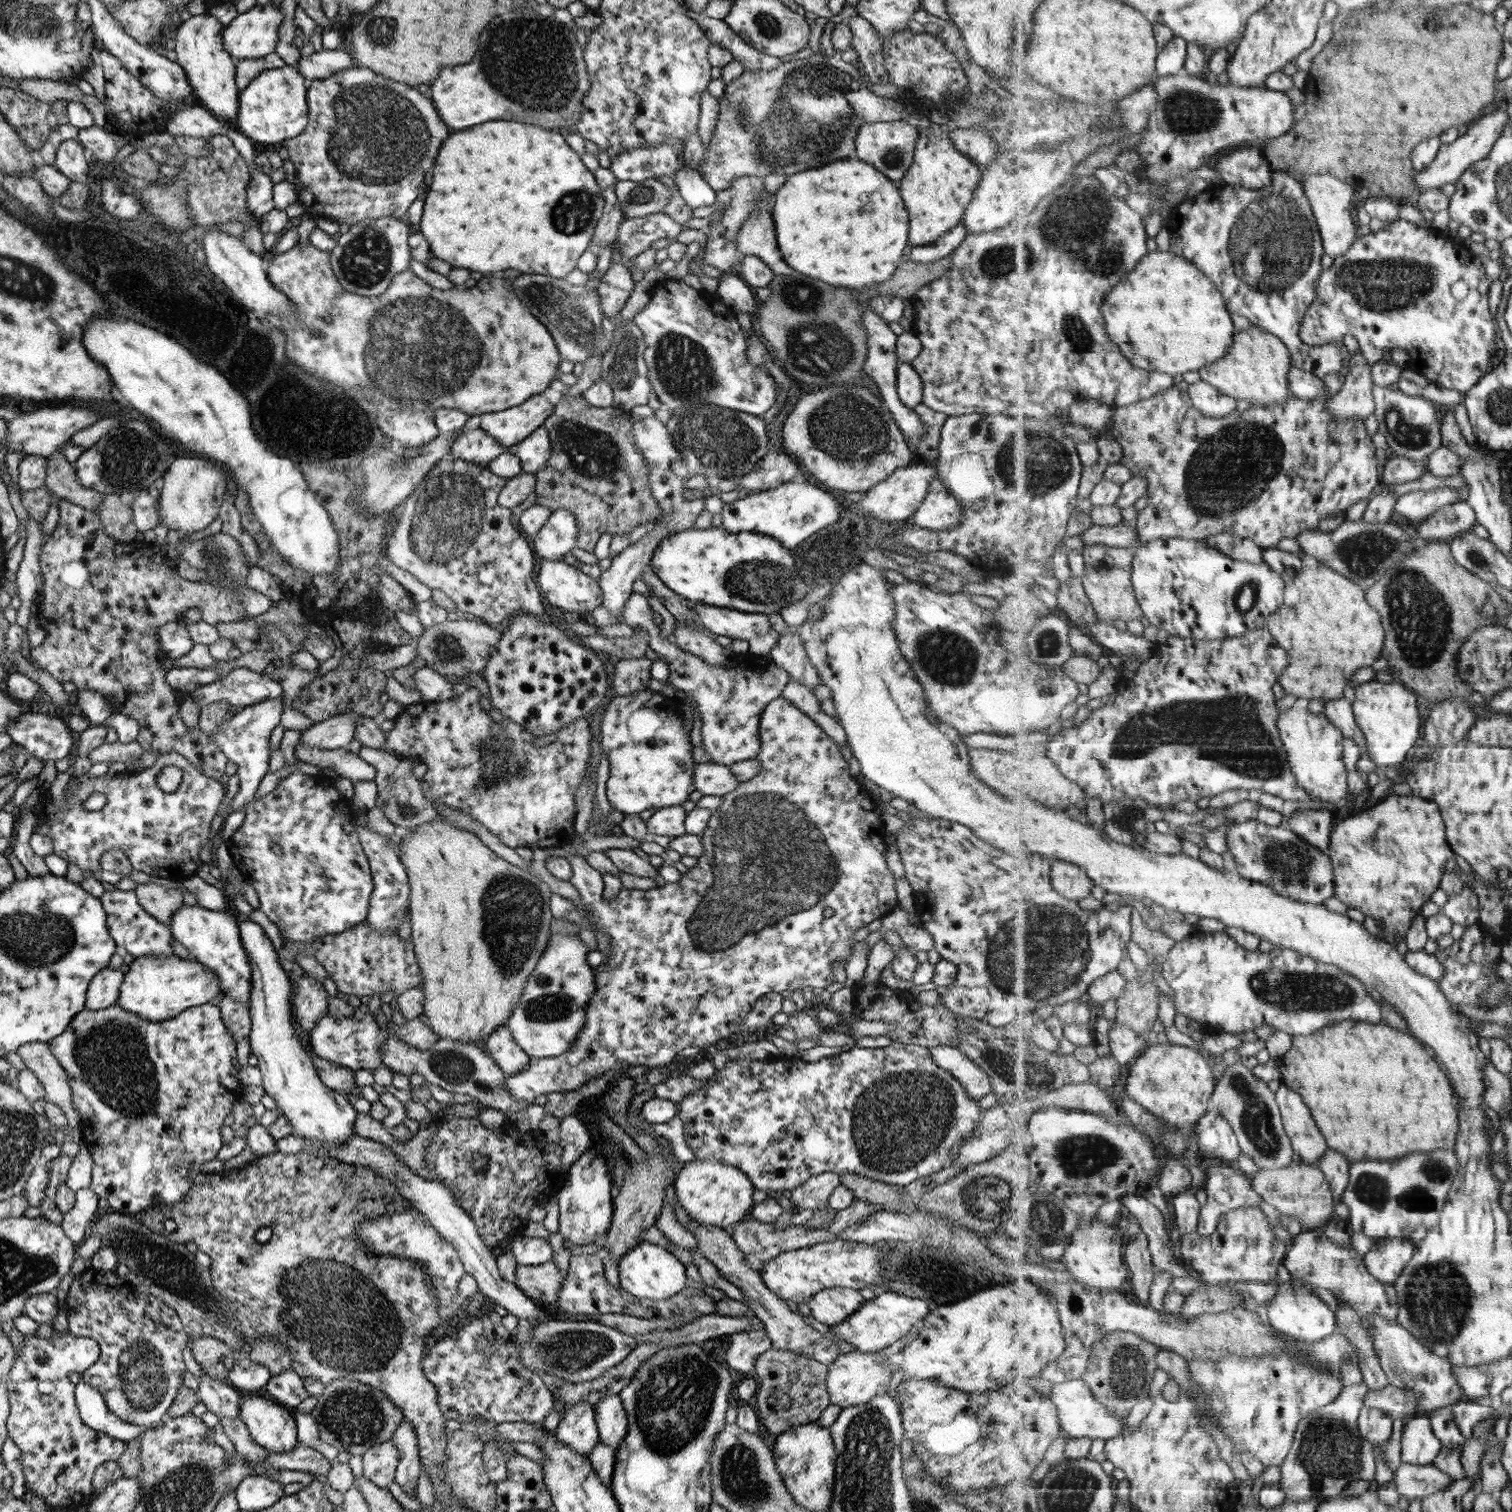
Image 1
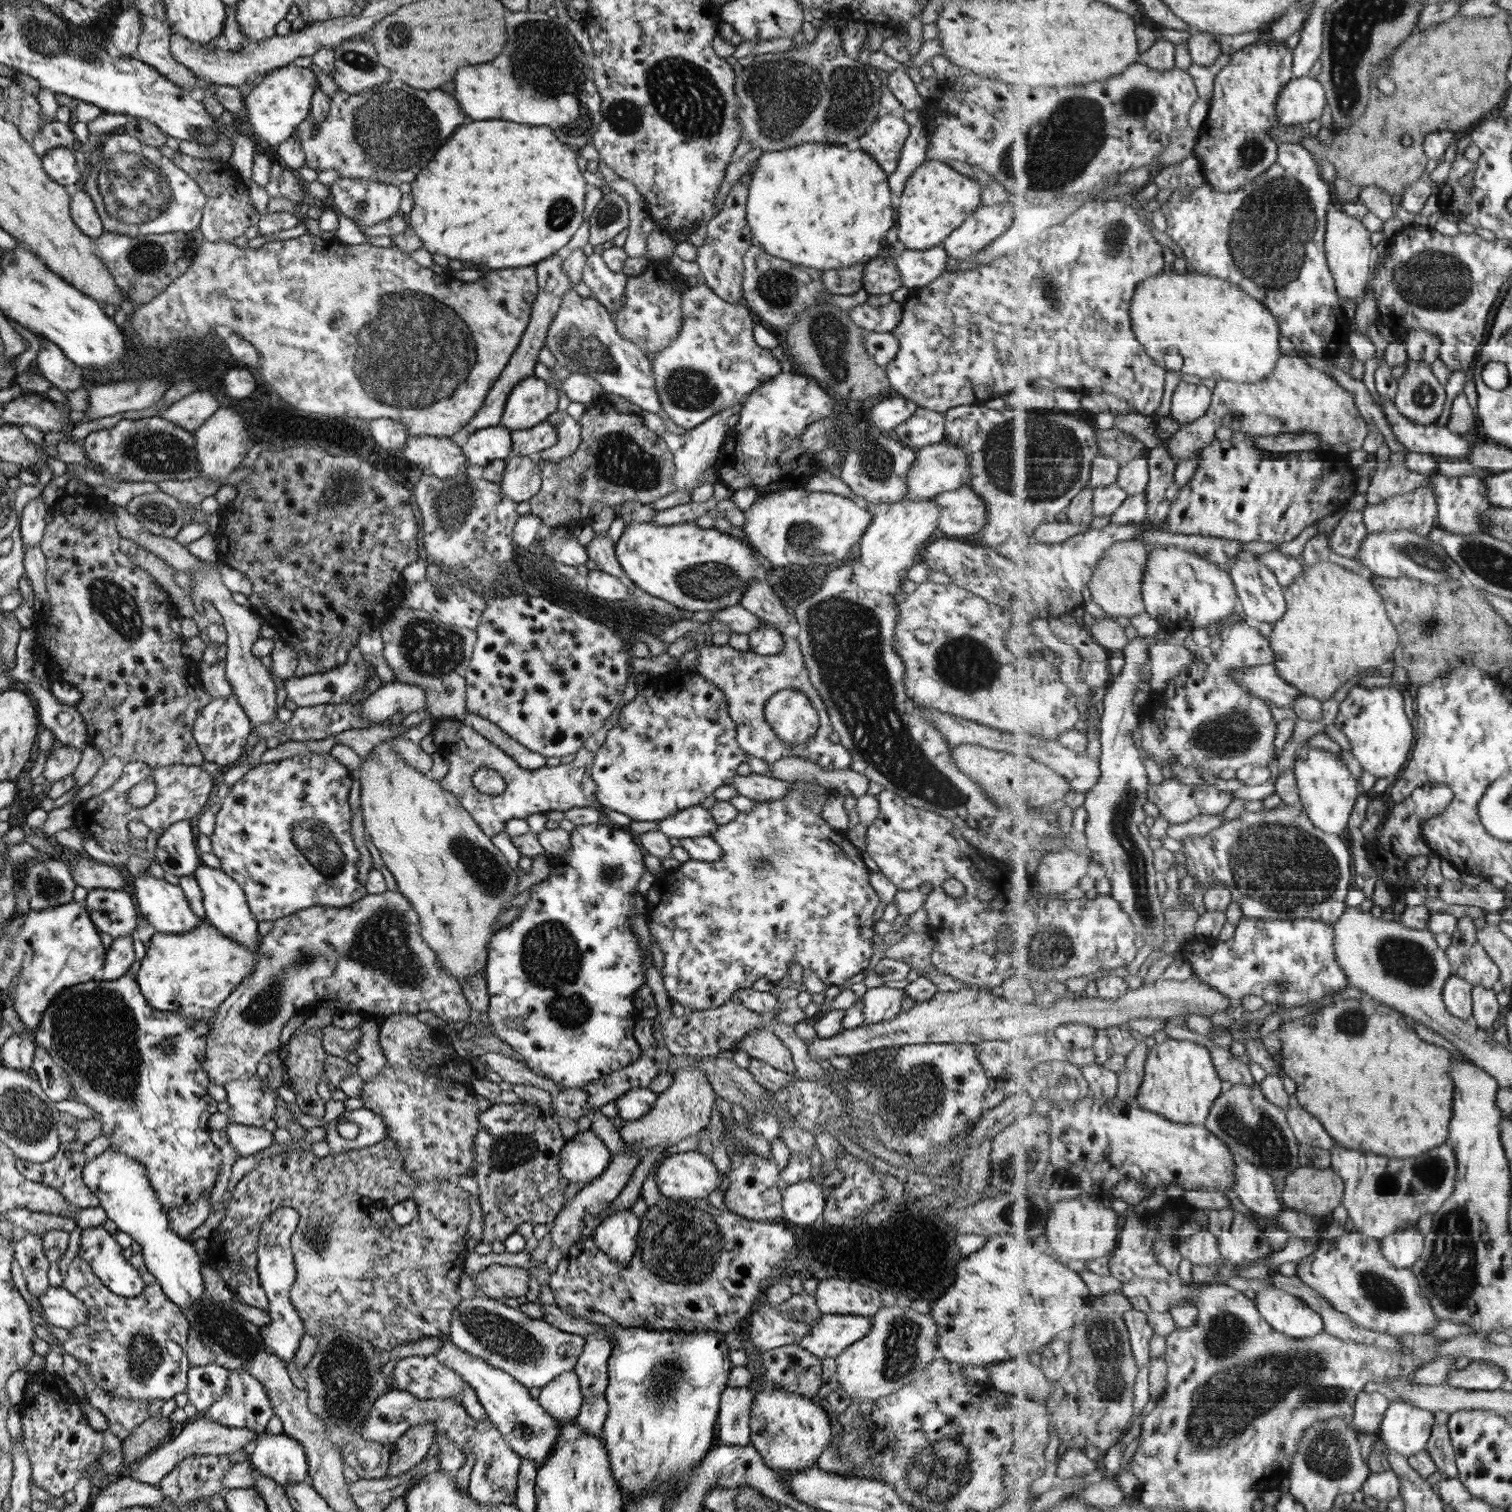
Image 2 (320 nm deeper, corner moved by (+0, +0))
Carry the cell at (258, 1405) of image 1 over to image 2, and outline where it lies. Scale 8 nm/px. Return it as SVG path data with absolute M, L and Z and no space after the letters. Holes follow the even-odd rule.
M257 1433L255 1448L248 1462L250 1466L273 1482L295 1484L308 1480L308 1464L302 1446L284 1433Z

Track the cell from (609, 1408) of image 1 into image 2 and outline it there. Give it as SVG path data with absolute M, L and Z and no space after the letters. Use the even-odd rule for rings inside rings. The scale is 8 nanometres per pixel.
M583 1335L582 1351L579 1353L573 1373L578 1376L583 1397L603 1395L608 1381L606 1362L611 1347L601 1335Z

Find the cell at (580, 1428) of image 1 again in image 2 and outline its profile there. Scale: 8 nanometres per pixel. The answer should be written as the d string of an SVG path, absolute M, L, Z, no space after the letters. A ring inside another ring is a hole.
M562 1372L541 1387L536 1401L555 1420L575 1421L582 1405L578 1376L573 1372Z

